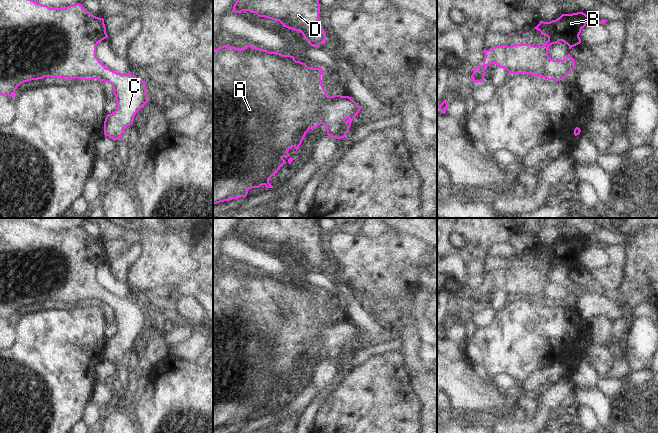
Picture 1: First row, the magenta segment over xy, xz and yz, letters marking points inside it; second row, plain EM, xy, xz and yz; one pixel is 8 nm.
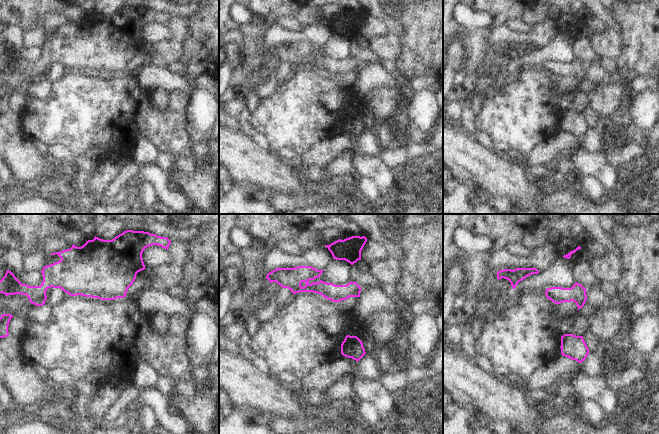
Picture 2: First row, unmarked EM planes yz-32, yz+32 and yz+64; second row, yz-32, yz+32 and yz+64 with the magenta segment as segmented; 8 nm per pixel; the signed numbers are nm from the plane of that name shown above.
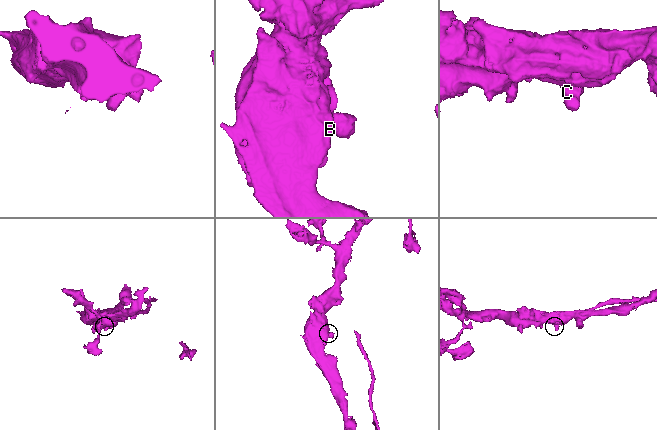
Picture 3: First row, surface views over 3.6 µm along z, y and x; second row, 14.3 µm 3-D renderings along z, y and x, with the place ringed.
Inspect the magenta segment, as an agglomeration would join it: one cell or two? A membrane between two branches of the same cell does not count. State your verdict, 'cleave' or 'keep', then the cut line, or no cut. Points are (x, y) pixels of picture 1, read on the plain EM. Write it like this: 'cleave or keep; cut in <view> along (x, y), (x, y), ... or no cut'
keep; no cut

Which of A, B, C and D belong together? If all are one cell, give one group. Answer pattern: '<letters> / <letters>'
A B C D

